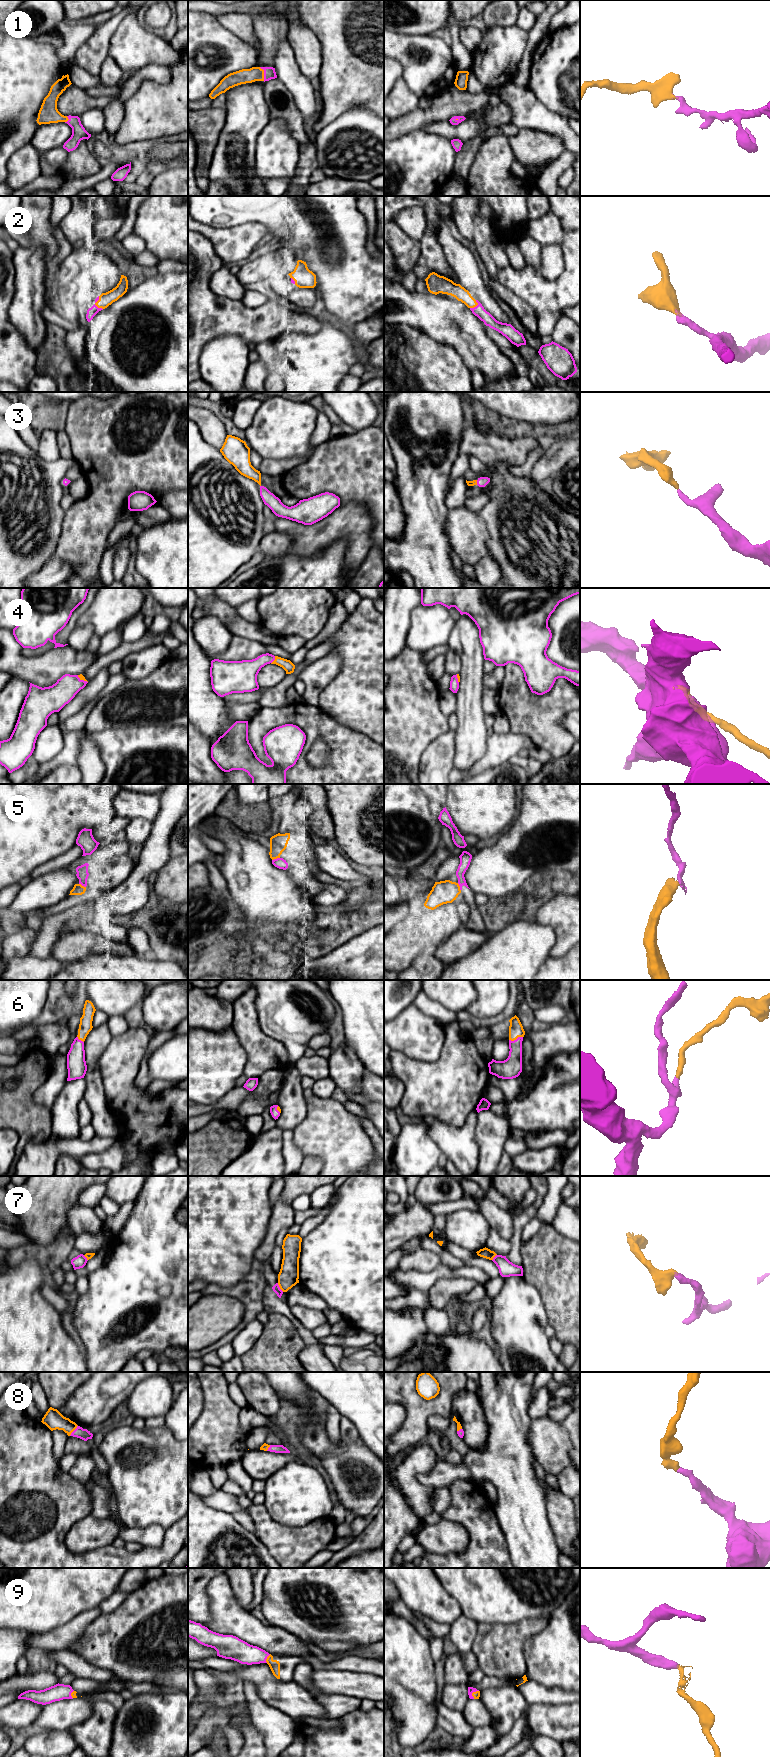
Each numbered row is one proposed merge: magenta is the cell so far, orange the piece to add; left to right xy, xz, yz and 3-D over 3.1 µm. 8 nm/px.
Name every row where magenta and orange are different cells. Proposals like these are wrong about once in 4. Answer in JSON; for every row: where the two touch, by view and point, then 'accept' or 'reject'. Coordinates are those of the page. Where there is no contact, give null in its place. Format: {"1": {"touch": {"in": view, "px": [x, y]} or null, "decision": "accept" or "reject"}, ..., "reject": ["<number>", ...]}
{"1": {"touch": {"in": "xz", "px": [264, 73]}, "decision": "accept"}, "2": {"touch": {"in": "xy", "px": [94, 304]}, "decision": "accept"}, "3": {"touch": {"in": "yz", "px": [477, 482]}, "decision": "accept"}, "4": {"touch": {"in": "xz", "px": [274, 659]}, "decision": "accept"}, "5": {"touch": {"in": "xz", "px": [275, 859]}, "decision": "reject"}, "6": {"touch": {"in": "yz", "px": [516, 1039]}, "decision": "accept"}, "7": {"touch": {"in": "xz", "px": [279, 1287]}, "decision": "reject"}, "8": {"touch": {"in": "xy", "px": [74, 1430]}, "decision": "accept"}, "9": {"touch": {"in": "xz", "px": [266, 1658]}, "decision": "accept"}, "reject": ["5", "7"]}

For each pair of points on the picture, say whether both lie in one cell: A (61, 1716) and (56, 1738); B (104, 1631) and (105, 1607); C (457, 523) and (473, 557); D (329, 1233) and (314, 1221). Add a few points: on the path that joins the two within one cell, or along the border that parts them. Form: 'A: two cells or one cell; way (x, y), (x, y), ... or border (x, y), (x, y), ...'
A: two cells; border (68, 1728), (38, 1730)
B: two cells; border (125, 1600), (112, 1611), (102, 1614)
C: one cell; way (465, 531), (468, 535), (471, 549)
D: two cells; border (332, 1204), (325, 1218), (302, 1238)

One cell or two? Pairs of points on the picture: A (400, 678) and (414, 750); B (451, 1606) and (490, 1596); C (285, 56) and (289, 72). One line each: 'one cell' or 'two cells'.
A: one cell
B: two cells
C: one cell

